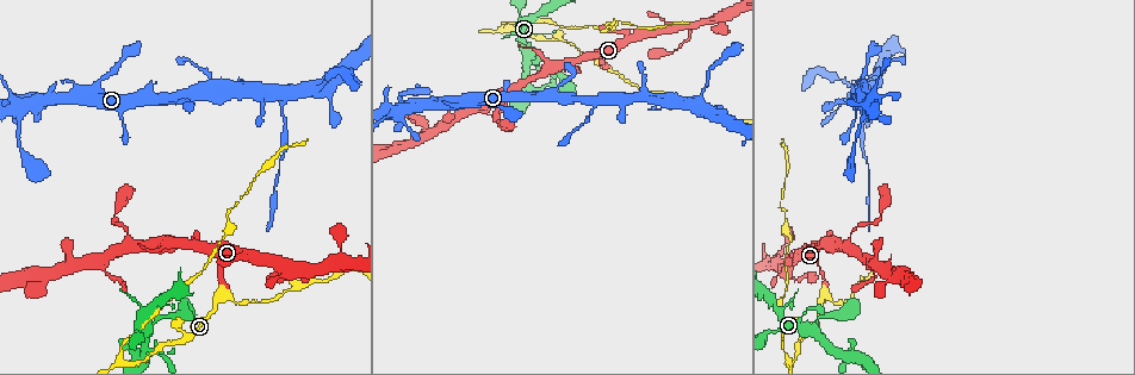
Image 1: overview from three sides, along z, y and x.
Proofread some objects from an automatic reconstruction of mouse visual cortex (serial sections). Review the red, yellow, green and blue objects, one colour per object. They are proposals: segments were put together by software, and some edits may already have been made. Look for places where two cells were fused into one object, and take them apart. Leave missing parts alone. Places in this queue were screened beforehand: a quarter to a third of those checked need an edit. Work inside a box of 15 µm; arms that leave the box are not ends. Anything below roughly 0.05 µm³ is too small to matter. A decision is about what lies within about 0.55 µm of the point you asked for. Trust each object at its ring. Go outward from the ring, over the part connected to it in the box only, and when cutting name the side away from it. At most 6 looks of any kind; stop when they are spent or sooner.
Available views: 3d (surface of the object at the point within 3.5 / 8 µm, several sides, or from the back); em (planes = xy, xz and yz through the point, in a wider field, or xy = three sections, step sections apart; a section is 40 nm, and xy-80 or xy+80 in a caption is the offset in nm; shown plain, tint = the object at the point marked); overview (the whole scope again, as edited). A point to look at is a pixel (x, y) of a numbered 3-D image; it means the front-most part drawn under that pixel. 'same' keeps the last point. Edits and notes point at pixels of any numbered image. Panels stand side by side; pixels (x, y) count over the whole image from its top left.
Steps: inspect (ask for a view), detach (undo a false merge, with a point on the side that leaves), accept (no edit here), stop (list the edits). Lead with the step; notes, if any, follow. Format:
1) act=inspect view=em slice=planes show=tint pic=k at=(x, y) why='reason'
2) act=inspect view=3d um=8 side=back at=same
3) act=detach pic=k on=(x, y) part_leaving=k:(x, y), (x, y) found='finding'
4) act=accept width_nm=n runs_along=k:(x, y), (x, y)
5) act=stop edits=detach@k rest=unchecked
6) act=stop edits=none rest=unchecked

act=inspect view=3d um=3.5 pic=1 at=(787, 355) why='side arm on a straight run'

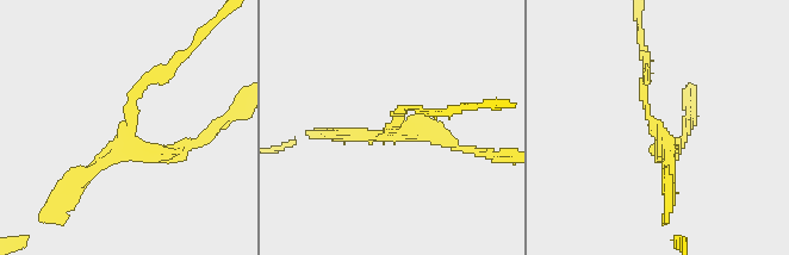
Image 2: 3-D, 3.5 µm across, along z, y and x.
act=inspect view=em slice=planes show=tint pic=2 at=(128, 122) arms=3 arm_widths_nm=100,200,200

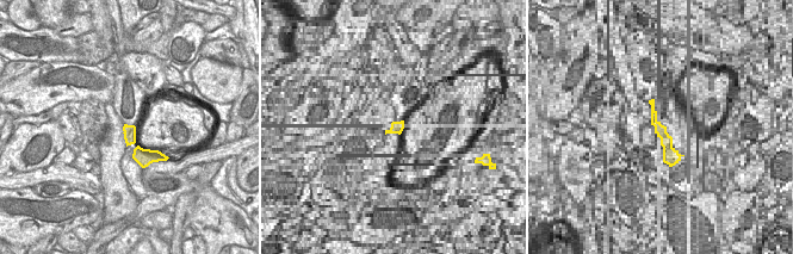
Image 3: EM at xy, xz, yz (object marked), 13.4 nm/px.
act=detach pic=2 on=(132, 99) part_leaving=2:(128, 136), (135, 92), (190, 51) found='two cells meet here'

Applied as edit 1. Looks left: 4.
act=inspect view=overview

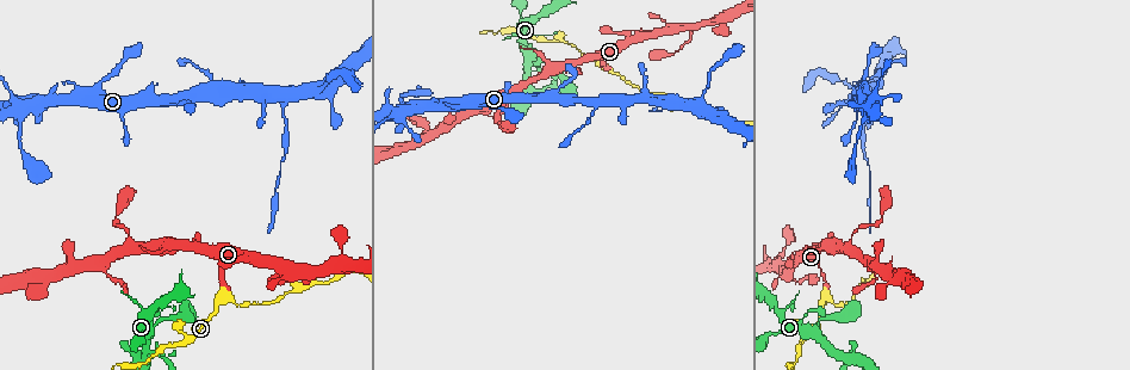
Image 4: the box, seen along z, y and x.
act=inspect view=3d um=8 side=back pic=4 at=(215, 305) why='thick turns thin'

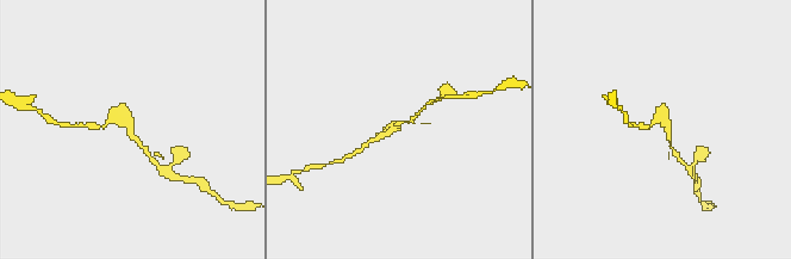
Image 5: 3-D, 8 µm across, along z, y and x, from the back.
act=inspect view=em slice=xy step=1 show=tint pic=5 at=(131, 130)

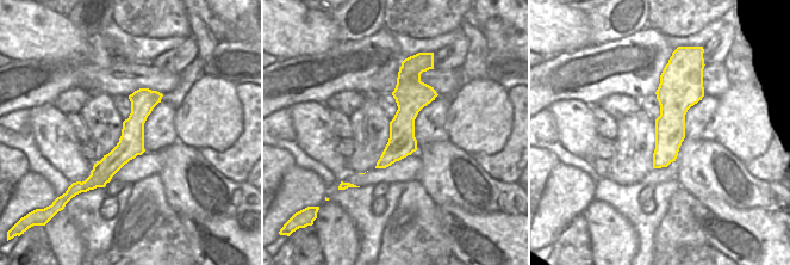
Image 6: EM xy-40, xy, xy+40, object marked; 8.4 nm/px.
act=accept found='continuous, no second cell'

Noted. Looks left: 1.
act=stop edits=detach@2 rest=unchecked

